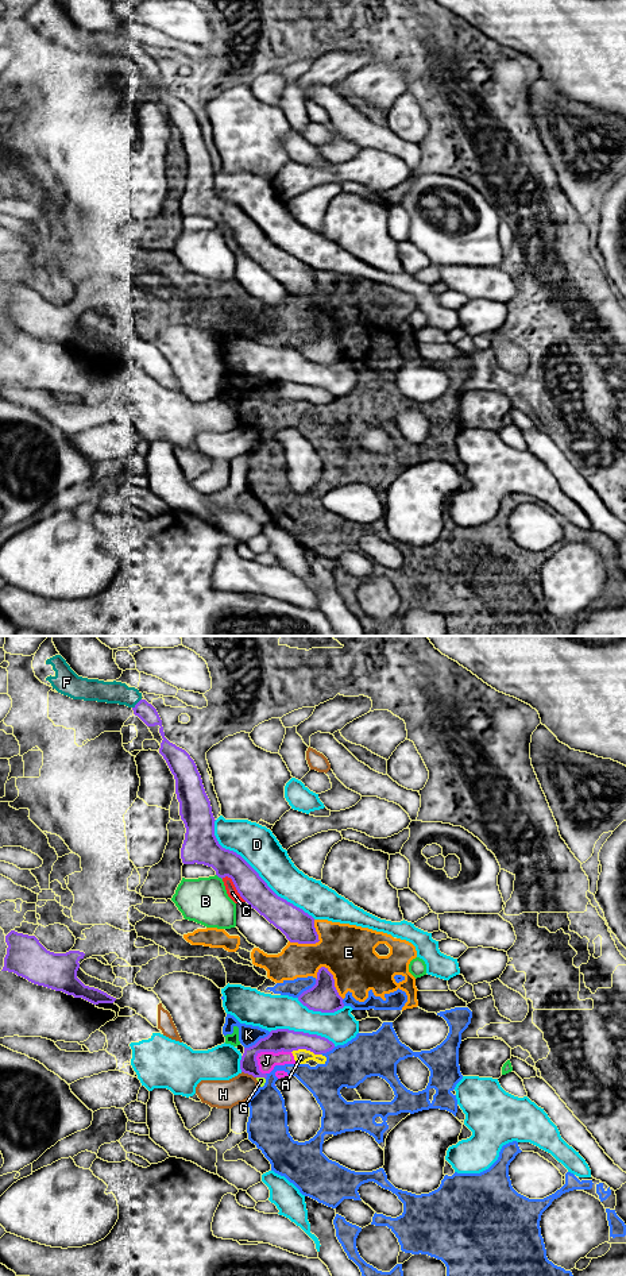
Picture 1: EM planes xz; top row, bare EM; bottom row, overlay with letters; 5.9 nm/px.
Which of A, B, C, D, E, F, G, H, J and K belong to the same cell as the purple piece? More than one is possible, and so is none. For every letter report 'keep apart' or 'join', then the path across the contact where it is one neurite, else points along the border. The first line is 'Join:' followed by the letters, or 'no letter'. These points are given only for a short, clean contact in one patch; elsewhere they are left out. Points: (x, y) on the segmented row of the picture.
Join: no letter
A: keep apart | along xz (292, 1051), (309, 1049), (320, 1055)
B: keep apart
C: keep apart
D: keep apart
E: keep apart
F: keep apart
G: keep apart | along xz (257, 1076), (265, 1079)
H: keep apart
J: keep apart | along xz (290, 1051), (261, 1052), (257, 1056), (258, 1070)
K: keep apart

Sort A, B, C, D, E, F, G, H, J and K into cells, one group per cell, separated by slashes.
A E G J K / B / C / D / F / H

